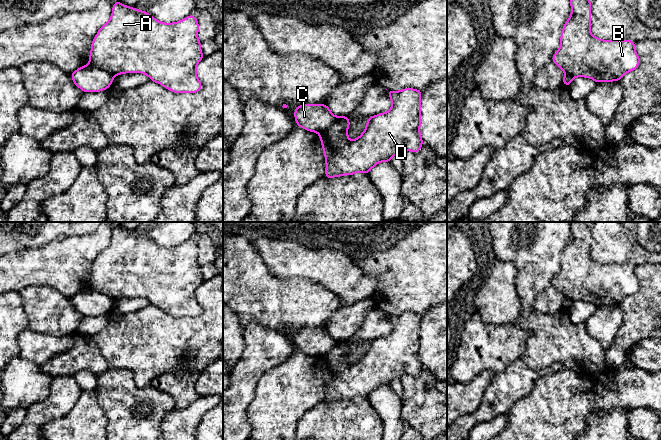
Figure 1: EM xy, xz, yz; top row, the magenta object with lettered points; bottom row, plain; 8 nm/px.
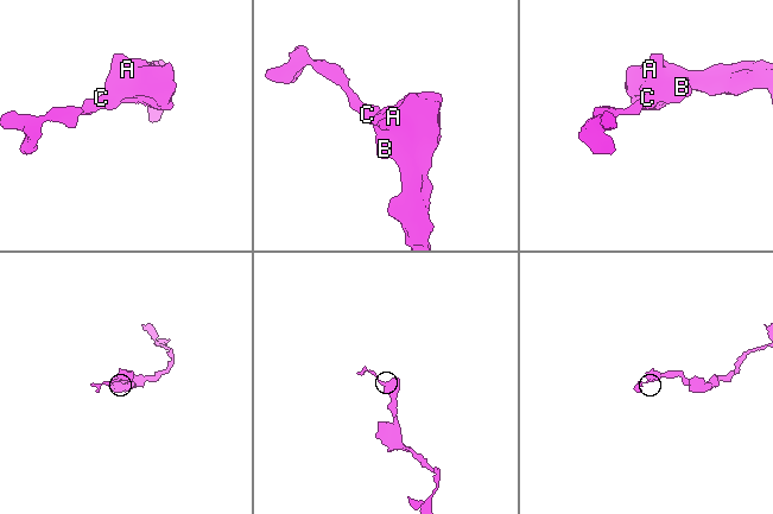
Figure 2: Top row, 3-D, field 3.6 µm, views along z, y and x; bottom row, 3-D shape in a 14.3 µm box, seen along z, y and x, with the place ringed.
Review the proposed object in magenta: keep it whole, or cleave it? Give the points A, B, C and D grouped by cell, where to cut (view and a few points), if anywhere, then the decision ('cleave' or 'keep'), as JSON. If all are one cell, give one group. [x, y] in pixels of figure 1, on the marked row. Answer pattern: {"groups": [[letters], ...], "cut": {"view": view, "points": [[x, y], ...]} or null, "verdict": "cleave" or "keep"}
{"groups": [["A", "B", "D"], ["C"]], "cut": {"view": "xy", "points": [[89, 63], [106, 70], [113, 76]]}, "verdict": "cleave"}

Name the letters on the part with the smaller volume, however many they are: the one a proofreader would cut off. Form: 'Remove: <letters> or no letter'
Remove: C

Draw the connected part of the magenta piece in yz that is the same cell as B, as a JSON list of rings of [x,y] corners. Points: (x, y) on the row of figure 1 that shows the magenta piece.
[[[571,0],[571,16],[565,22],[560,48],[552,56],[555,63],[565,73],[574,77],[591,78],[596,83],[620,81],[628,72],[637,69],[640,57],[632,40],[602,40],[591,34],[591,1]]]

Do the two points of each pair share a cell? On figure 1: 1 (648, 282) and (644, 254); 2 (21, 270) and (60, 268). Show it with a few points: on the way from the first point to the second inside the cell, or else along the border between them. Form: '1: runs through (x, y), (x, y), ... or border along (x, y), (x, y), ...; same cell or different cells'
1: border along (650, 262), (645, 262), (635, 267); different cells
2: runs through (31, 268), (50, 268); same cell

